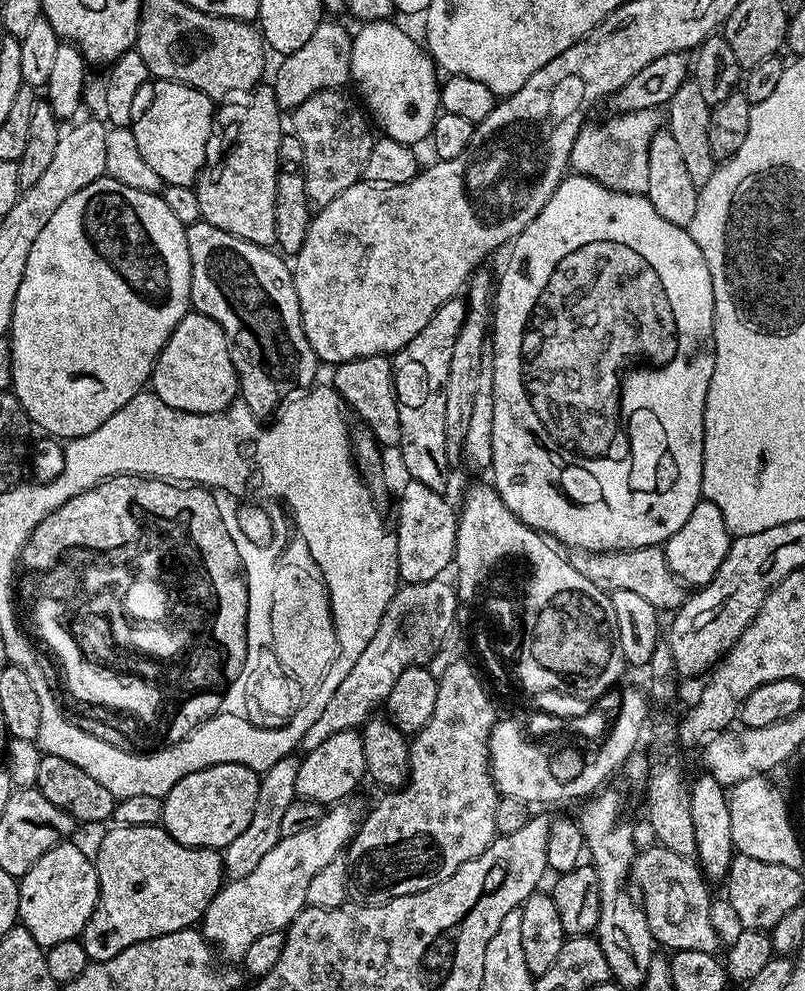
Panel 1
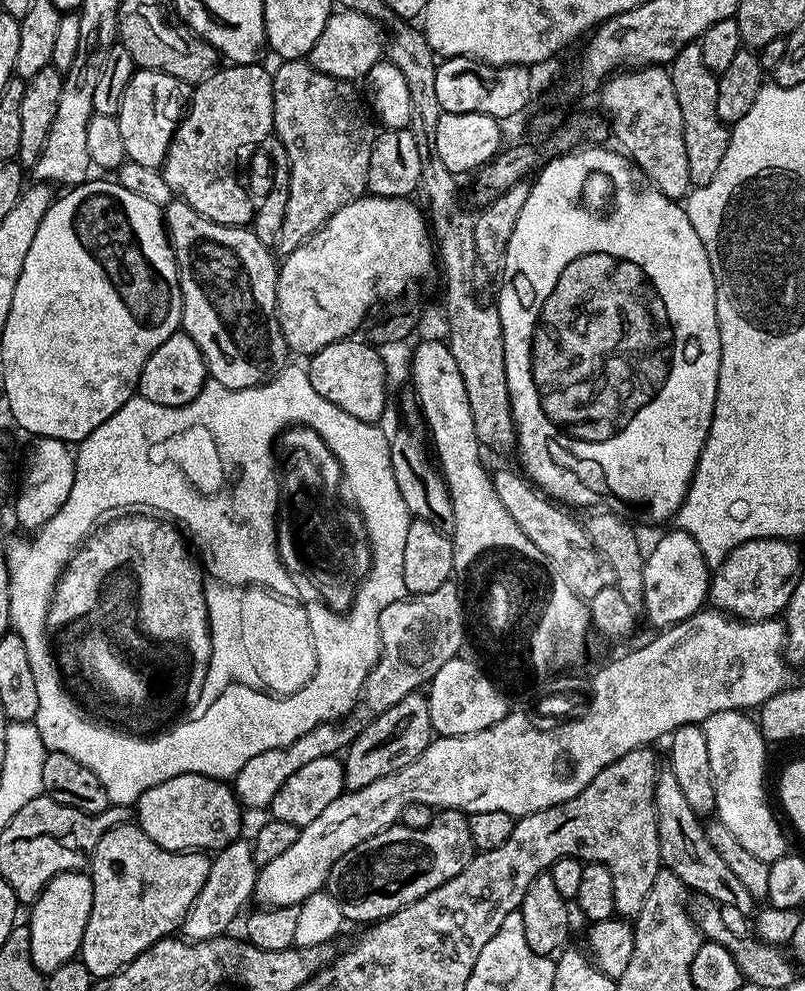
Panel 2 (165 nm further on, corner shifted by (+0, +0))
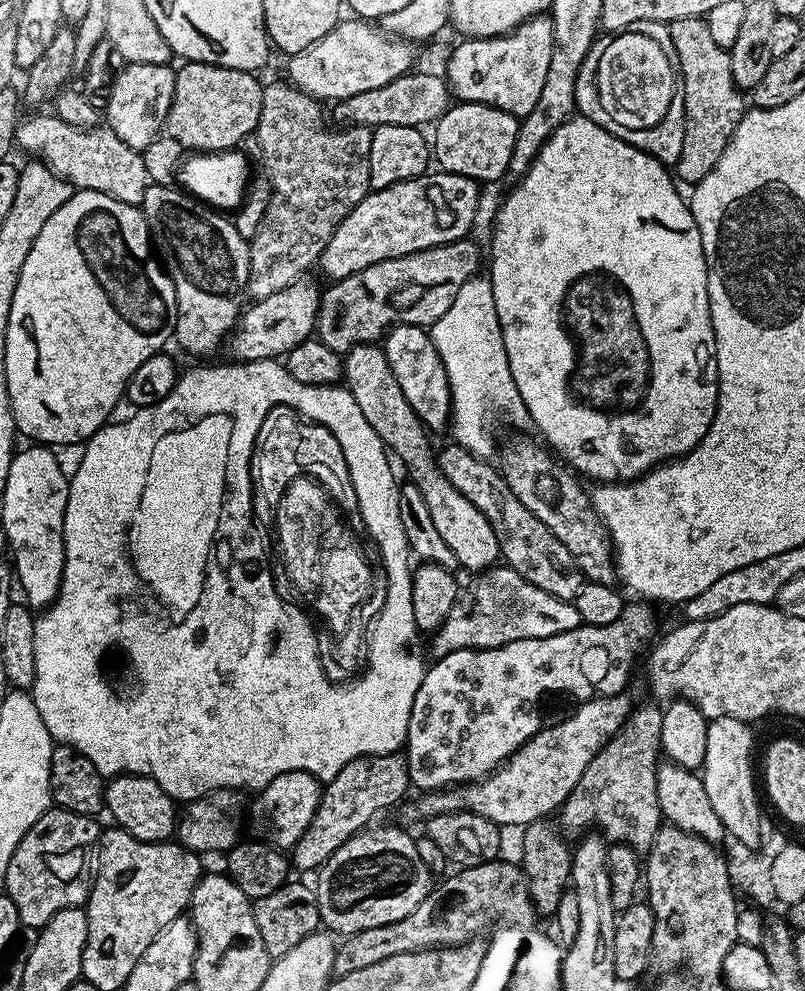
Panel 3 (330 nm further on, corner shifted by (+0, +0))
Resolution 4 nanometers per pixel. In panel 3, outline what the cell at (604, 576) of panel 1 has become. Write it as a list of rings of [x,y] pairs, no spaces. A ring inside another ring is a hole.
[[[458,442],[451,443],[438,452],[442,474],[448,479],[450,486],[454,486],[454,490],[460,491],[465,498],[470,498],[470,502],[474,502],[474,506],[478,506],[478,510],[486,514],[486,522],[490,522],[498,538],[503,563],[518,570],[518,574],[538,586],[538,590],[546,590],[546,594],[554,594],[563,600],[575,601],[578,590],[586,579],[570,550],[566,550],[566,546],[562,546],[562,542],[554,538],[552,531],[533,512],[526,510],[526,506],[518,502],[495,463],[475,456]]]

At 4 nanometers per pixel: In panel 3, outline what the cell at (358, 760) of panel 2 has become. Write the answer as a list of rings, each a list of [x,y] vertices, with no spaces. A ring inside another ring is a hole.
[[[387,752],[381,756],[359,756],[342,770],[333,780],[323,785],[318,802],[318,810],[306,826],[302,838],[290,849],[290,860],[302,871],[308,872],[319,869],[334,854],[334,850],[341,848],[351,836],[355,836],[365,826],[371,825],[379,812],[399,805],[405,799],[404,795],[410,789],[408,778],[408,762],[400,752]]]

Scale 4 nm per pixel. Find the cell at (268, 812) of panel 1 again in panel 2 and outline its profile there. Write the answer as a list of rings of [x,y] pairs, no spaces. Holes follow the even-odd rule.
[[[247,839],[235,840],[233,844],[219,849],[211,857],[211,862],[210,874],[206,874],[206,882],[202,890],[198,890],[194,906],[190,906],[182,921],[183,935],[193,942],[213,940],[215,936],[225,935],[229,931],[228,927],[235,922],[236,915],[249,907],[248,900],[250,904],[256,890],[258,865],[252,856],[252,845]]]

